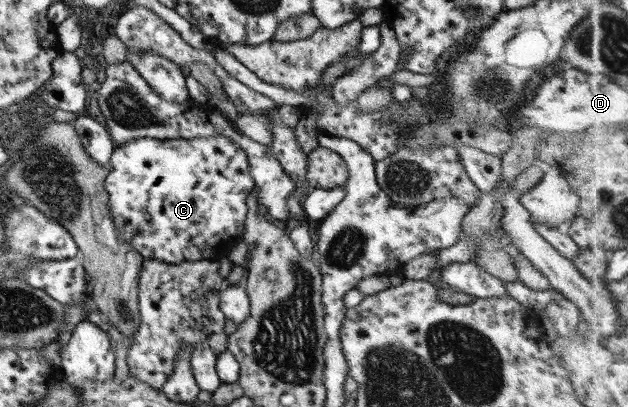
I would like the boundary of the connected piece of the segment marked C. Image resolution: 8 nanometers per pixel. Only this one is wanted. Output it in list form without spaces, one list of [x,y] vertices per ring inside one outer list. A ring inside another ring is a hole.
[[[228,137],[190,140],[137,138],[113,148],[109,168],[103,182],[108,195],[109,216],[121,239],[142,259],[155,259],[169,265],[201,259],[217,261],[226,257],[240,240],[246,213],[245,198],[252,191],[254,181],[243,149]]]

